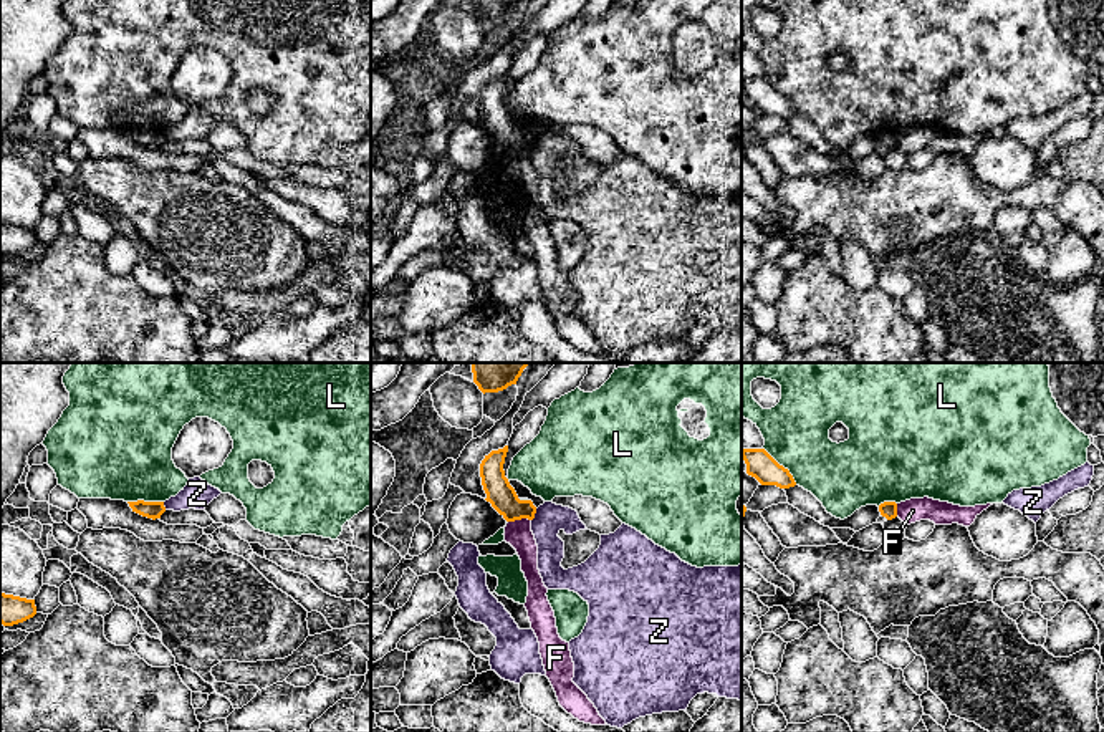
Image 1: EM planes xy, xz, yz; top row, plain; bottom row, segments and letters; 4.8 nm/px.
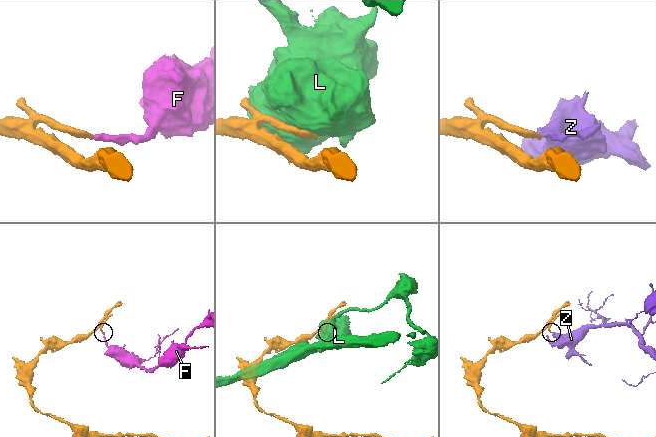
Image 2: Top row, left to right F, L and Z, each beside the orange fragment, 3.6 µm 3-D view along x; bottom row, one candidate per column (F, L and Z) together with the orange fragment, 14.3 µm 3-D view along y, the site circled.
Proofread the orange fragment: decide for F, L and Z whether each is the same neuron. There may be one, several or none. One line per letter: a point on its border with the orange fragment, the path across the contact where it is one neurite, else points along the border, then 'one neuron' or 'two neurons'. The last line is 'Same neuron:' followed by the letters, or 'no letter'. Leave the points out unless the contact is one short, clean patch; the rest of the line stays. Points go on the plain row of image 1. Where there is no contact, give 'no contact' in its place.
F: xz (518, 148) | two neurons
L: yz (782, 95) | two neurons
Z: xz (533, 144) | along xz (537, 138), (532, 149) | two neurons
Same neuron: no letter

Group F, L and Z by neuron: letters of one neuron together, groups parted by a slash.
F / L / Z

